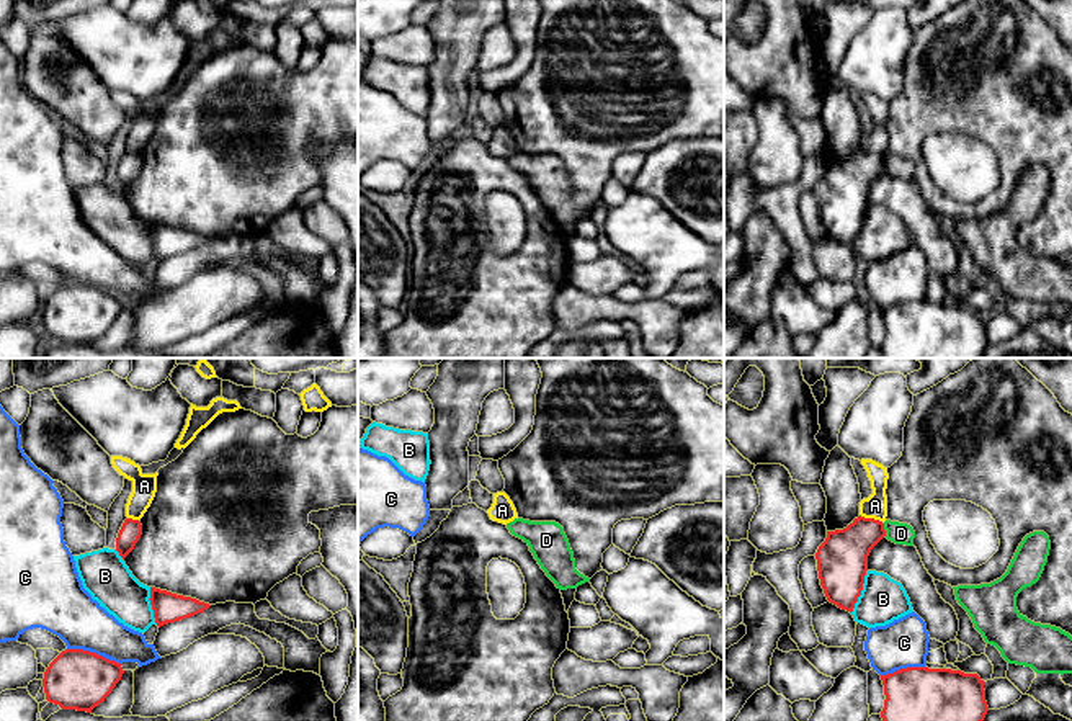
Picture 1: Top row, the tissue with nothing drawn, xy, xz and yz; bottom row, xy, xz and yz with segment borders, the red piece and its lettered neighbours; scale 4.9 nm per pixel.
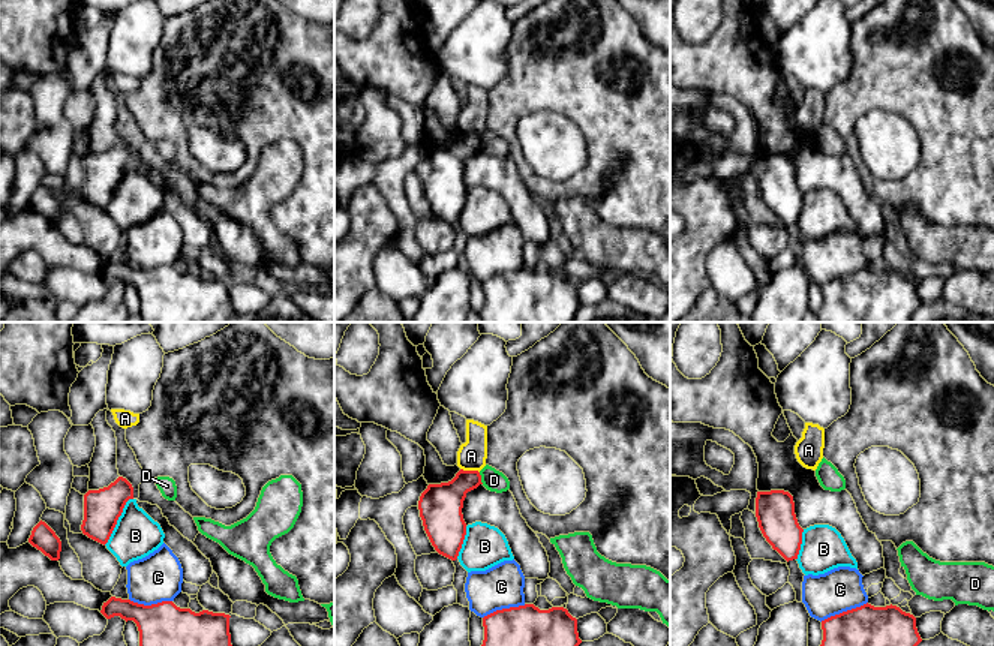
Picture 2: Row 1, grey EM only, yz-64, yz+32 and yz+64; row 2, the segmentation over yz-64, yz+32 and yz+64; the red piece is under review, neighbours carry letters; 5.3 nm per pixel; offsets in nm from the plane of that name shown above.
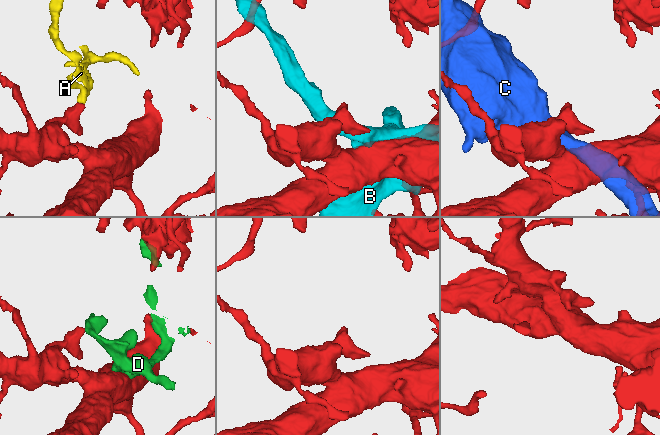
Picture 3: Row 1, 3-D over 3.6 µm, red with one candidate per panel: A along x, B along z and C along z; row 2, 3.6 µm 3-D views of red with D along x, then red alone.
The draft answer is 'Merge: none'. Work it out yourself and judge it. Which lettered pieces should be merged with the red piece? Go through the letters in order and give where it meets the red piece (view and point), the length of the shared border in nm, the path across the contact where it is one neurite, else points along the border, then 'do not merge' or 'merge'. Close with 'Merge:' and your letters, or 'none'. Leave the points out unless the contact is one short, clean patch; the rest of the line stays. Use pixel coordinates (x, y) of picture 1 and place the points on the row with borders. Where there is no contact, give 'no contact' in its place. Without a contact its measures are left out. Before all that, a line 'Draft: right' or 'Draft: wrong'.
Draft: right
A: yz (871, 519) | 130 nm | along yz (860, 514), (878, 519), (883, 523) | do not merge
B: yz (862, 589) | 240 nm | do not merge
C: xy (93, 653) | 280 nm | do not merge
D: yz (884, 530) | 70 nm | do not merge
Merge: none

